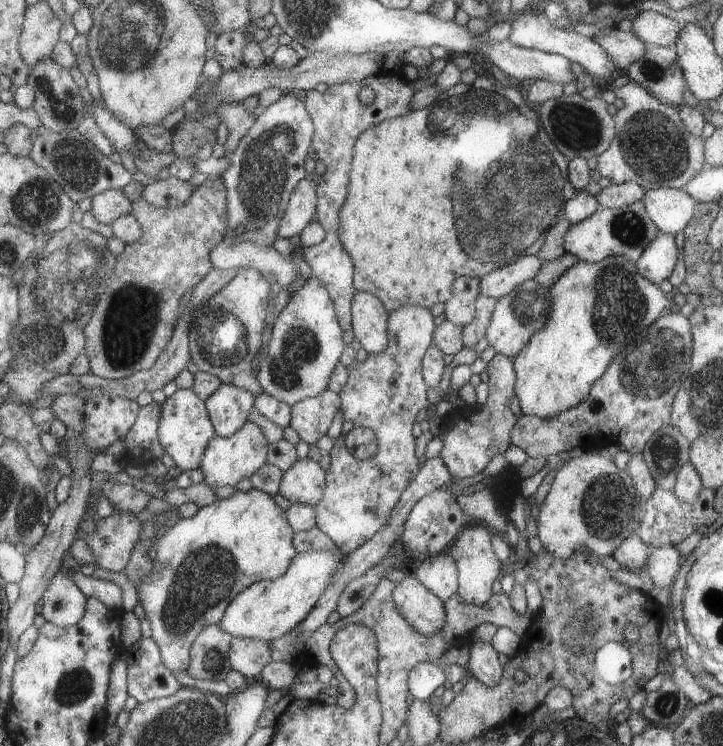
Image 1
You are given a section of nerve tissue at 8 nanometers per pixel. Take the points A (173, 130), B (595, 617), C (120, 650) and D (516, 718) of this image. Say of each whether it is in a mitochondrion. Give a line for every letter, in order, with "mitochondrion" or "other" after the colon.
A: other
B: mitochondrion
C: other
D: other

